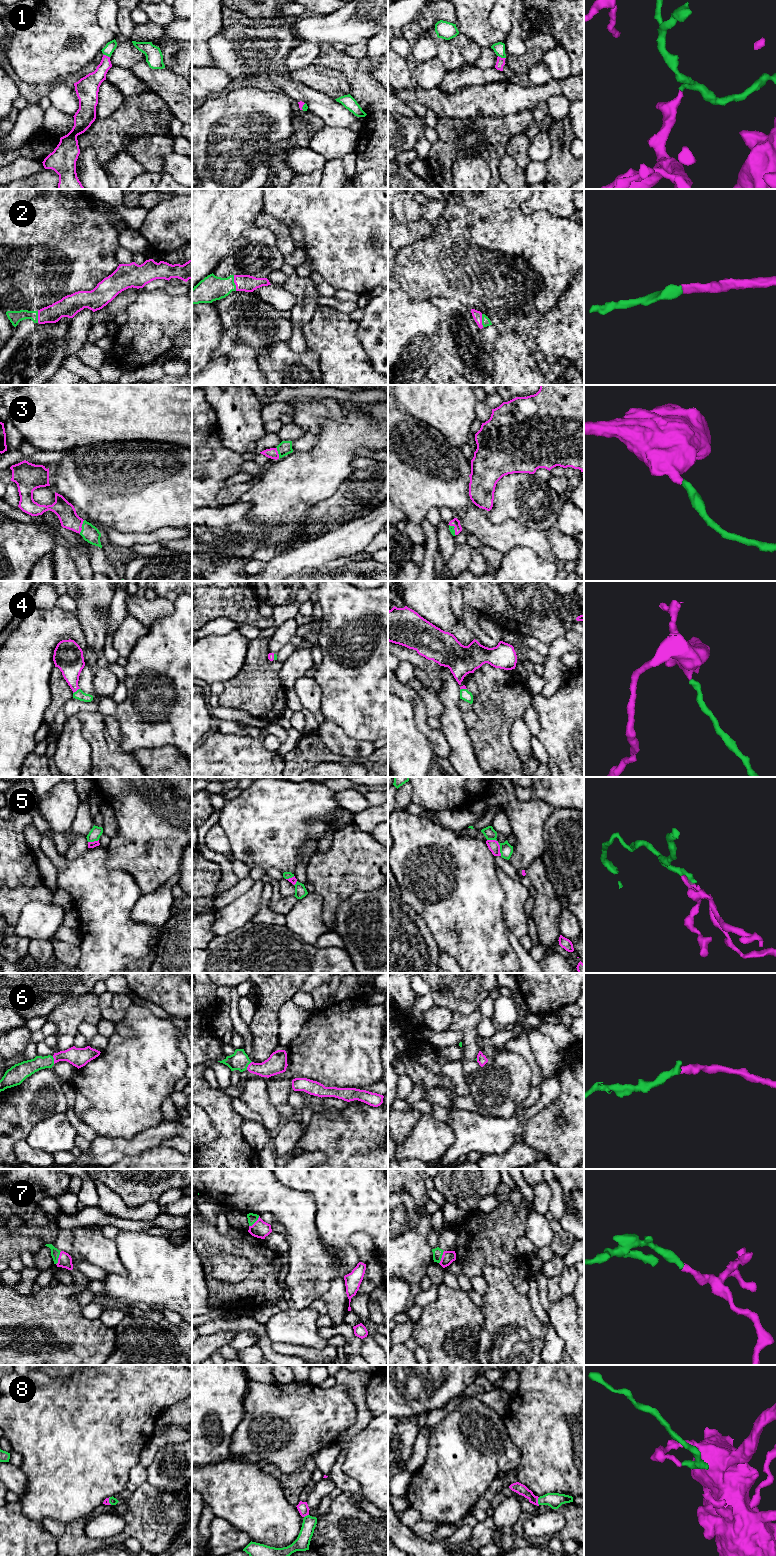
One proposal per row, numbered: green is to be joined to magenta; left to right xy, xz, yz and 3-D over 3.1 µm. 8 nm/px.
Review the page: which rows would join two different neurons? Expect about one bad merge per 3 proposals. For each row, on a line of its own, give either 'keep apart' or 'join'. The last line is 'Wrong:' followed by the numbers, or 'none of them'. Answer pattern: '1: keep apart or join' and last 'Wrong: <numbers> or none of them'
1: join
2: join
3: join
4: join
5: join
6: join
7: join
8: join
Wrong: none of them

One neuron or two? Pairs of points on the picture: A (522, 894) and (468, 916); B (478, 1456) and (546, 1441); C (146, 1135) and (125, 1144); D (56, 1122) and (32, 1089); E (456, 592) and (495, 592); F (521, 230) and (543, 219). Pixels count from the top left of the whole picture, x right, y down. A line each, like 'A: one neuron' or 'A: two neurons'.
A: two neurons
B: two neurons
C: one neuron
D: two neurons
E: two neurons
F: one neuron

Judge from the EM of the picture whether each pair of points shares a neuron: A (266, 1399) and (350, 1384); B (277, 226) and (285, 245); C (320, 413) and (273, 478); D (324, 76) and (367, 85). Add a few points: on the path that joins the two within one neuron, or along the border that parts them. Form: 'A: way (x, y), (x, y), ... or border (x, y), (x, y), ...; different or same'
A: border (337, 1383), (346, 1390), (355, 1405); different
B: way (281, 231), (284, 240); same
C: border (336, 421), (323, 419), (321, 430), (316, 435); different
D: border (327, 67), (337, 69), (345, 76), (350, 93); different

